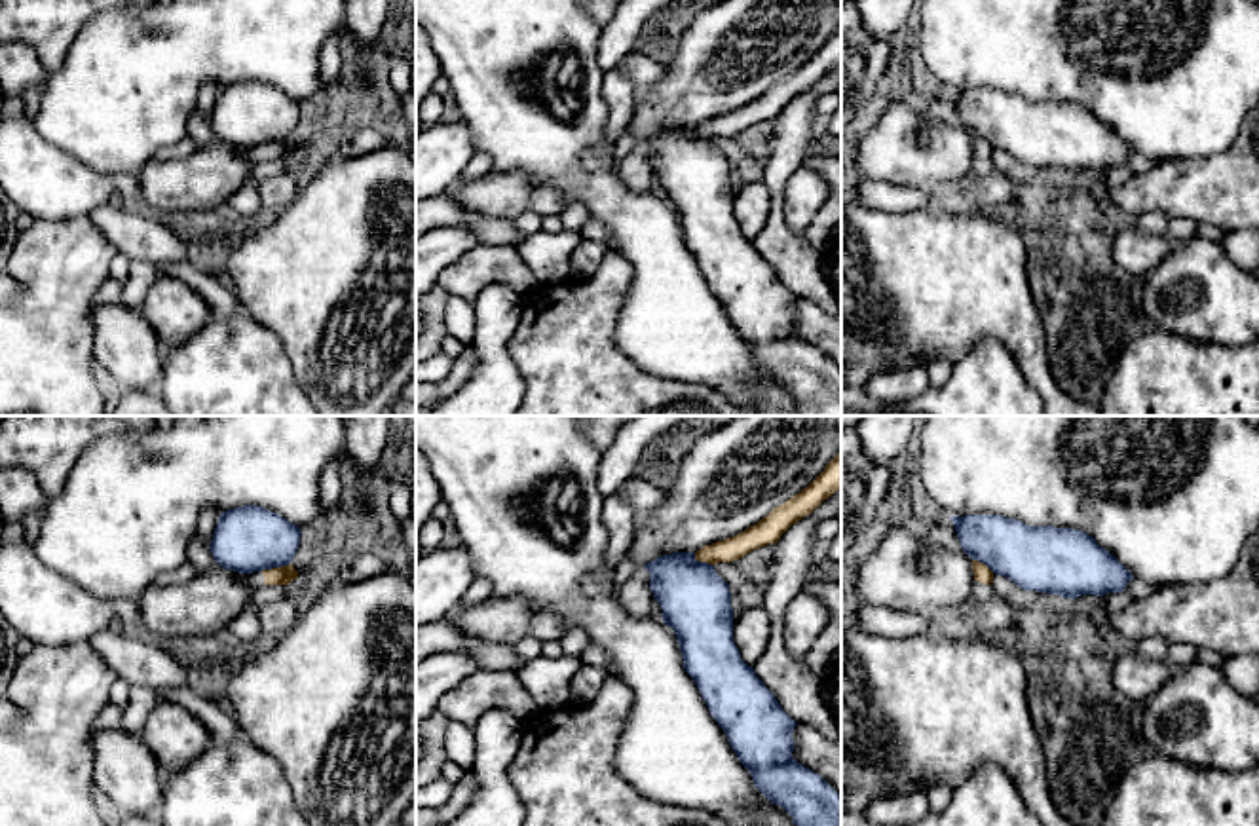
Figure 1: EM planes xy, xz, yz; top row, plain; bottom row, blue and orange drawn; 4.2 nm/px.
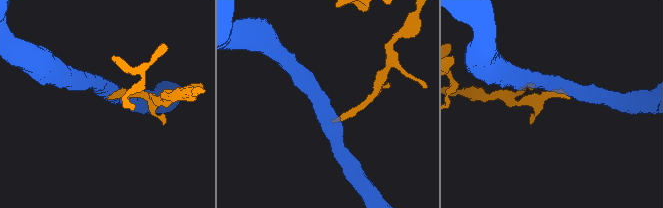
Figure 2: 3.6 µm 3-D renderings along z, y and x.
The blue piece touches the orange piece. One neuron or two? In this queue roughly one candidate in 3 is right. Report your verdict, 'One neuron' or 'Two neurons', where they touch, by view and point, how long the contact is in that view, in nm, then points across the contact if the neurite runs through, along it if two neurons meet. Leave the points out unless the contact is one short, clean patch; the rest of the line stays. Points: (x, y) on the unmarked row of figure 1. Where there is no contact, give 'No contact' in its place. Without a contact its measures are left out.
Two neurons. Touches blue at xy (274, 141). Shared border 130 nm. Boundary: xy (289, 137), (261, 145)

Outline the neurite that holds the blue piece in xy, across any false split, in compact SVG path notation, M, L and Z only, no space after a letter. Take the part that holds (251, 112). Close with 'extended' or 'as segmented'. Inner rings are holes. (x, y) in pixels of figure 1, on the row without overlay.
M258 80L220 87L211 127L226 144L253 148L289 141L300 120L300 103Z | as segmented

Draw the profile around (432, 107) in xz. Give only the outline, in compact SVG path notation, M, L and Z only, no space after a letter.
M427 93L418 108L420 122L423 125L431 125L439 122L439 118L442 116L442 110L444 110L442 97L435 93Z

